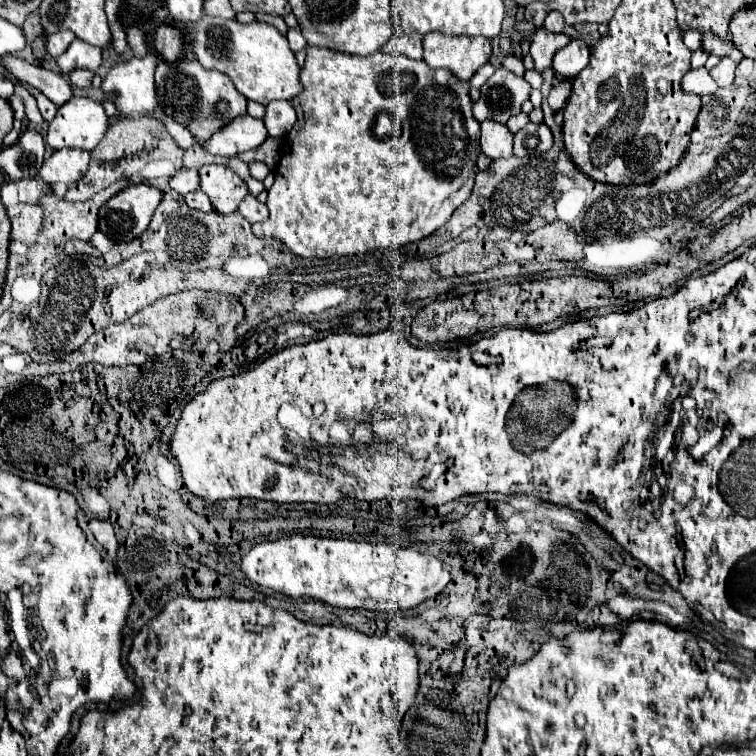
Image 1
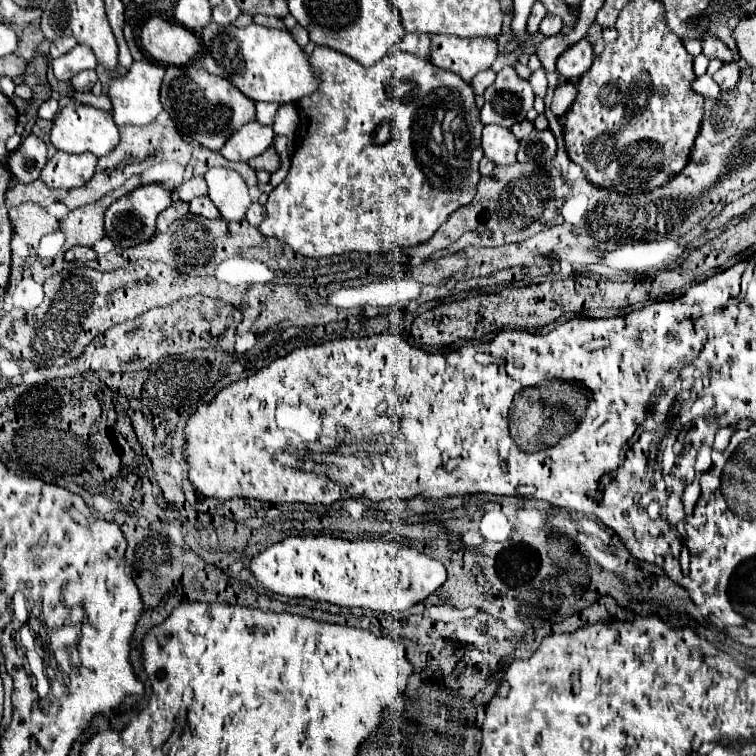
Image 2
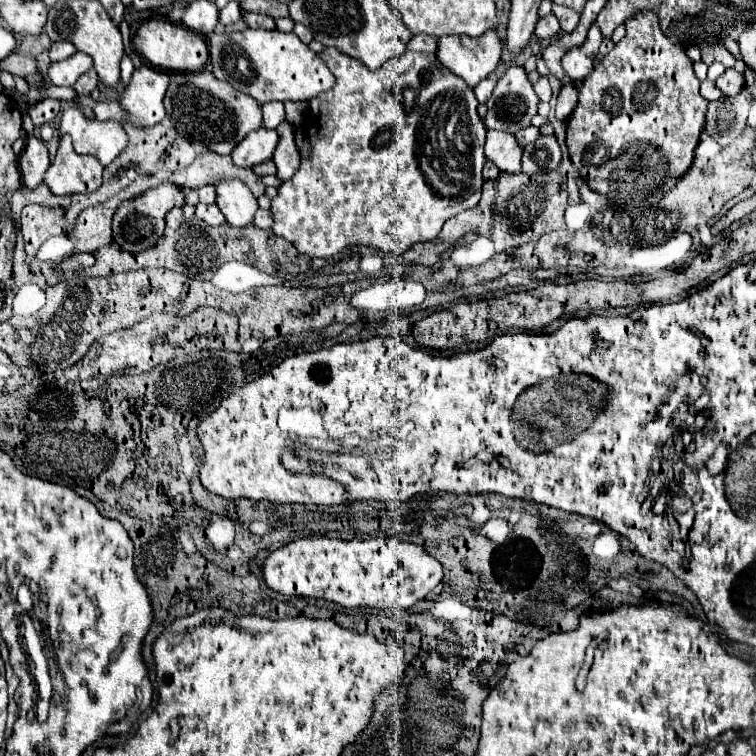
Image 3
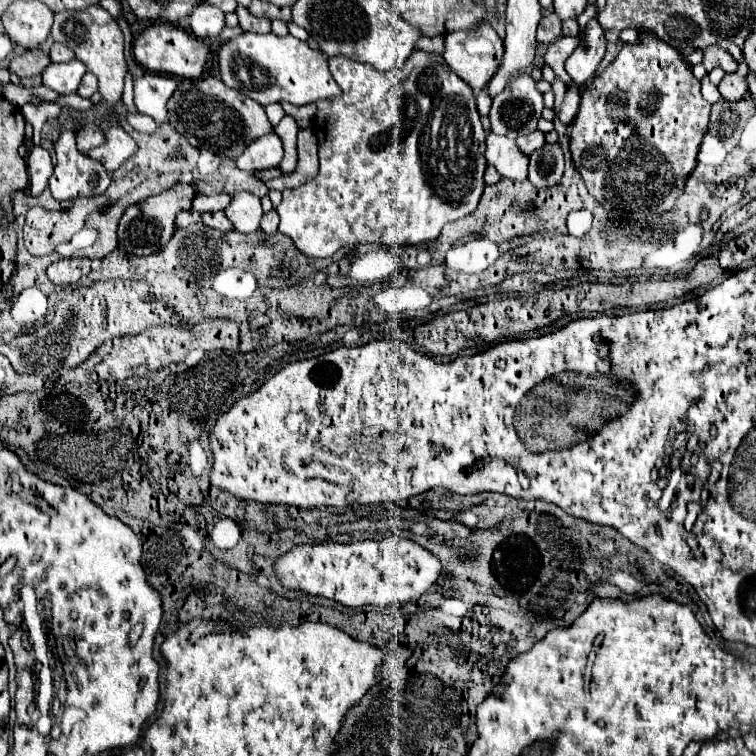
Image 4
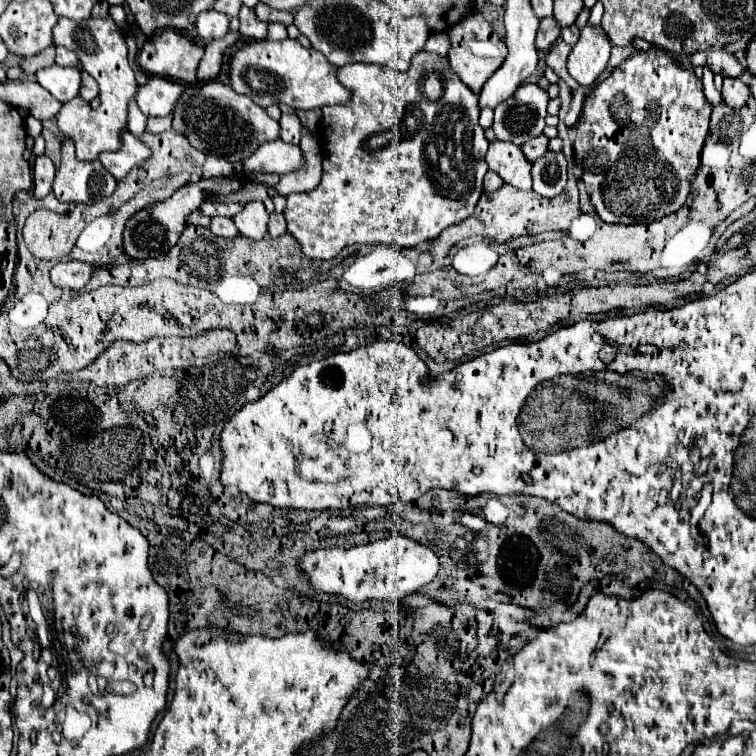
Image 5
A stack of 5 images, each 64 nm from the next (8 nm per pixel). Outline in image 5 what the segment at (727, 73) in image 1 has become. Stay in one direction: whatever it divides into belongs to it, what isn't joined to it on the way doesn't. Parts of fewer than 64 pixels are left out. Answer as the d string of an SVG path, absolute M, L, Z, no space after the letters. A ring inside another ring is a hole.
M724 78L724 86L722 86L724 104L728 104L734 110L740 110L742 106L746 106L750 96L752 96L750 86L744 84L740 78Z

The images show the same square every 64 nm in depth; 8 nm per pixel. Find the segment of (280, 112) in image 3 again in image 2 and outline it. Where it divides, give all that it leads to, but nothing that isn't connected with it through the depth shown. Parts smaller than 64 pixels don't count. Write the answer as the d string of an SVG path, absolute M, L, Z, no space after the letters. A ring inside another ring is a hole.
M256 102L256 120L260 124L264 124L264 126L272 126L274 120L276 120L276 114L278 114L280 106L282 104L276 104L276 102L272 102L272 104L258 104Z

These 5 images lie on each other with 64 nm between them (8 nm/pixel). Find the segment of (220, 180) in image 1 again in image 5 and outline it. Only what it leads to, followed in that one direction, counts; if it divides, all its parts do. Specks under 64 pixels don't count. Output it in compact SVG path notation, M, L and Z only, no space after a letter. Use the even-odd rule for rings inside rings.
M248 202L244 204L244 210L234 216L236 226L240 228L240 234L250 240L262 240L268 236L268 212L262 202Z

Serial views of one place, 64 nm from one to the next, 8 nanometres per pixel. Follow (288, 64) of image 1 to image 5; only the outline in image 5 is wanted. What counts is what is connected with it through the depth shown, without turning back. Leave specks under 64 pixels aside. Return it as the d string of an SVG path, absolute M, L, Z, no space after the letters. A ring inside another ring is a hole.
M292 38L282 42L252 40L244 44L242 50L236 50L230 64L230 86L240 94L250 96L262 108L286 104L294 110L316 110L324 106L348 104L348 100L352 100L352 92L348 92L336 76L336 66L314 48L304 48Z

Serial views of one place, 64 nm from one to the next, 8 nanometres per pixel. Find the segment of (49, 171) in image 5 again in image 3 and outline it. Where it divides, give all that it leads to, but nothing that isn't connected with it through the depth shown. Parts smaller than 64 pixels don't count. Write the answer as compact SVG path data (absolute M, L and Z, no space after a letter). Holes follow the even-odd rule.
M32 136L24 152L18 156L18 164L20 164L22 178L24 178L24 186L30 190L38 188L44 182L44 172L48 170L48 164L50 164L44 142Z

